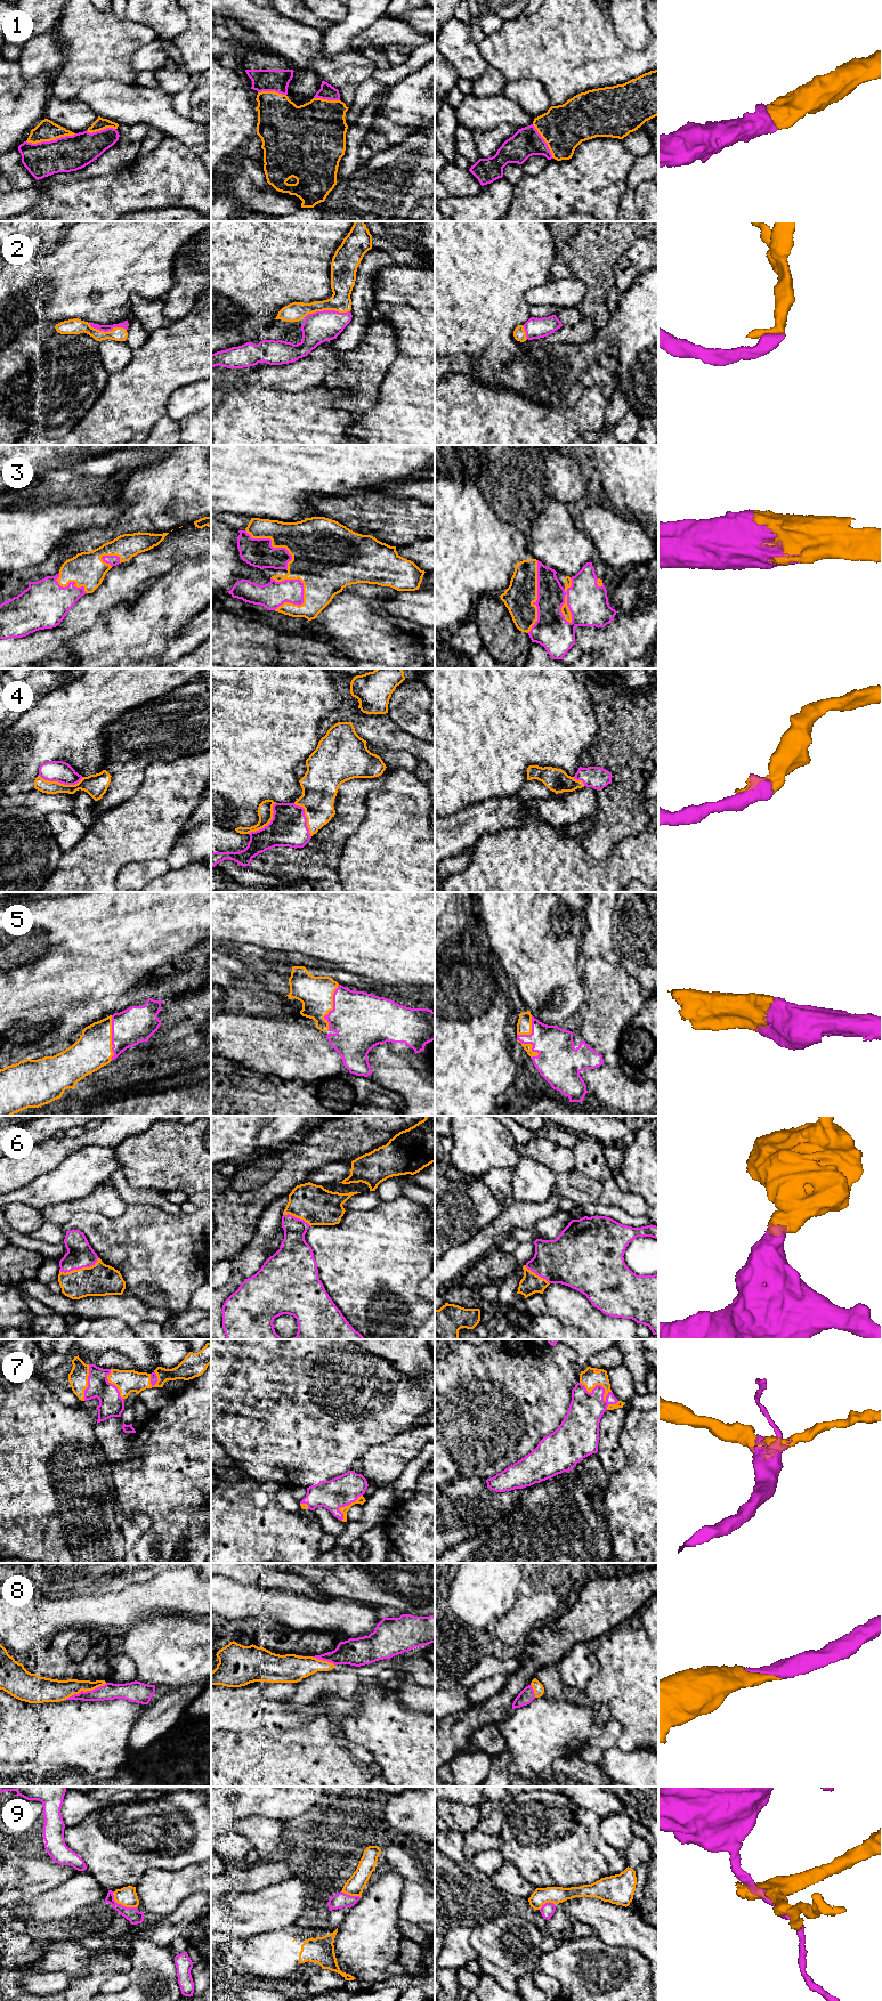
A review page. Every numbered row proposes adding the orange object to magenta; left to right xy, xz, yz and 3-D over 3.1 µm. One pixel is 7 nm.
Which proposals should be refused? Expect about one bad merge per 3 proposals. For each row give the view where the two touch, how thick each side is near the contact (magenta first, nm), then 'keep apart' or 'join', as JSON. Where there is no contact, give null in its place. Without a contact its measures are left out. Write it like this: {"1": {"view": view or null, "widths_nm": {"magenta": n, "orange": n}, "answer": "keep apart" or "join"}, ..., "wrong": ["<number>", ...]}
{"1": {"view": "xy", "widths_nm": {"magenta": 260, "orange": 150}, "answer": "join"}, "2": {"view": "xz", "widths_nm": {"magenta": 220, "orange": 180}, "answer": "join"}, "3": {"view": "xz", "widths_nm": {"magenta": 180, "orange": 460}, "answer": "join"}, "4": {"view": "xy", "widths_nm": {"magenta": 150, "orange": 160}, "answer": "join"}, "5": {"view": "xz", "widths_nm": {"magenta": 400, "orange": 240}, "answer": "join"}, "6": {"view": "xy", "widths_nm": {"magenta": 190, "orange": 220}, "answer": "join"}, "7": {"view": "yz", "widths_nm": {"magenta": 240, "orange": 120}, "answer": "join"}, "8": {"view": "xy", "widths_nm": {"magenta": 120, "orange": 160}, "answer": "join"}, "9": {"view": "xy", "widths_nm": {"magenta": 100, "orange": 140}, "answer": "keep apart"}, "wrong": ["9"]}

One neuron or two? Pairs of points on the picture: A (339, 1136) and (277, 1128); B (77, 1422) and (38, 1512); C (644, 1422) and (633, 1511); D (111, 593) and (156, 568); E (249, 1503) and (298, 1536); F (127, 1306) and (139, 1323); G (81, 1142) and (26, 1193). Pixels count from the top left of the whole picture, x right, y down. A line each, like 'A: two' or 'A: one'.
A: two
B: one
C: one
D: one
E: one
F: one
G: two

